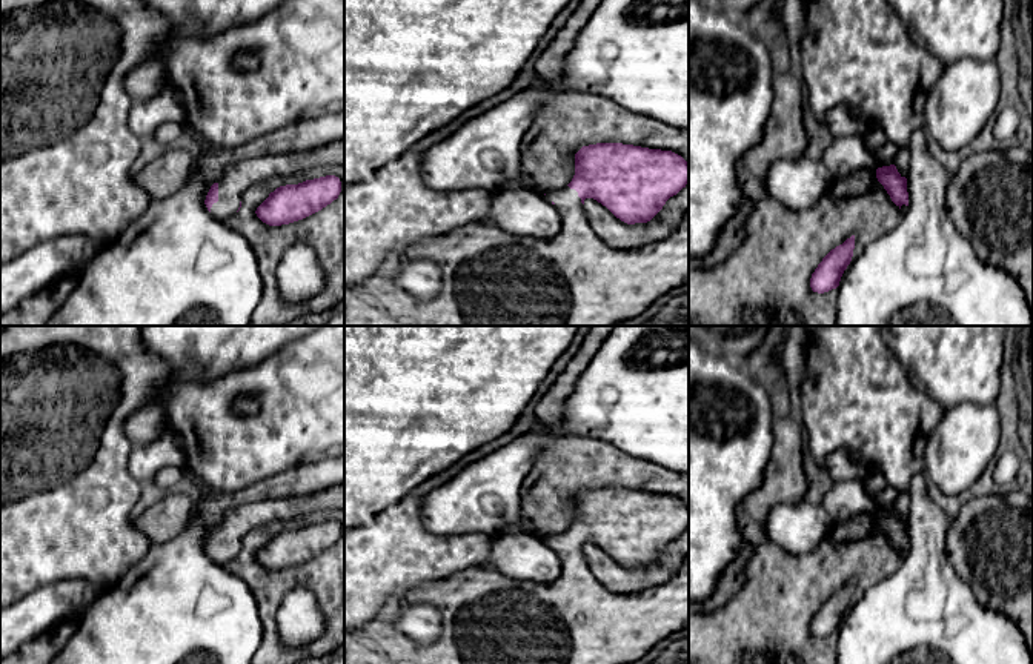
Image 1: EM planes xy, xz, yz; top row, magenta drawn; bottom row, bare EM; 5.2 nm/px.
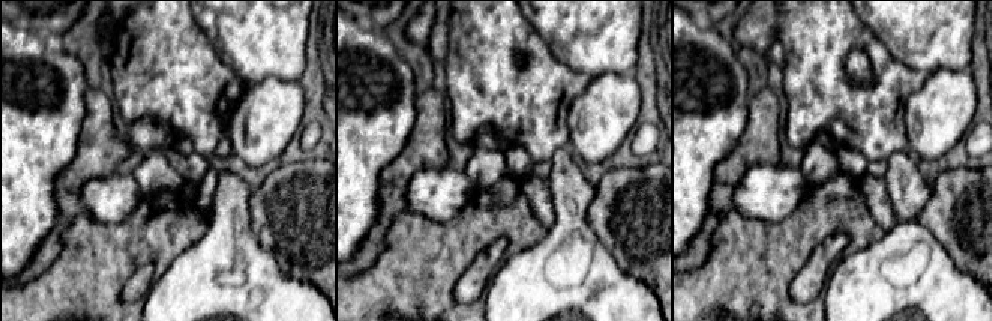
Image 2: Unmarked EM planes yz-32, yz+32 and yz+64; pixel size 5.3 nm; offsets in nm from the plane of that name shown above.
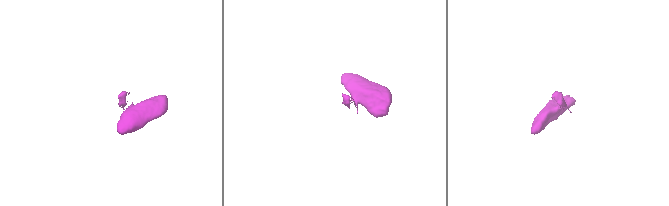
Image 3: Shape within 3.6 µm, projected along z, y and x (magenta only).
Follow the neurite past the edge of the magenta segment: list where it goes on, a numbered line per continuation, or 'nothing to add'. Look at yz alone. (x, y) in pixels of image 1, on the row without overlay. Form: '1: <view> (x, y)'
1: yz (886, 500)

